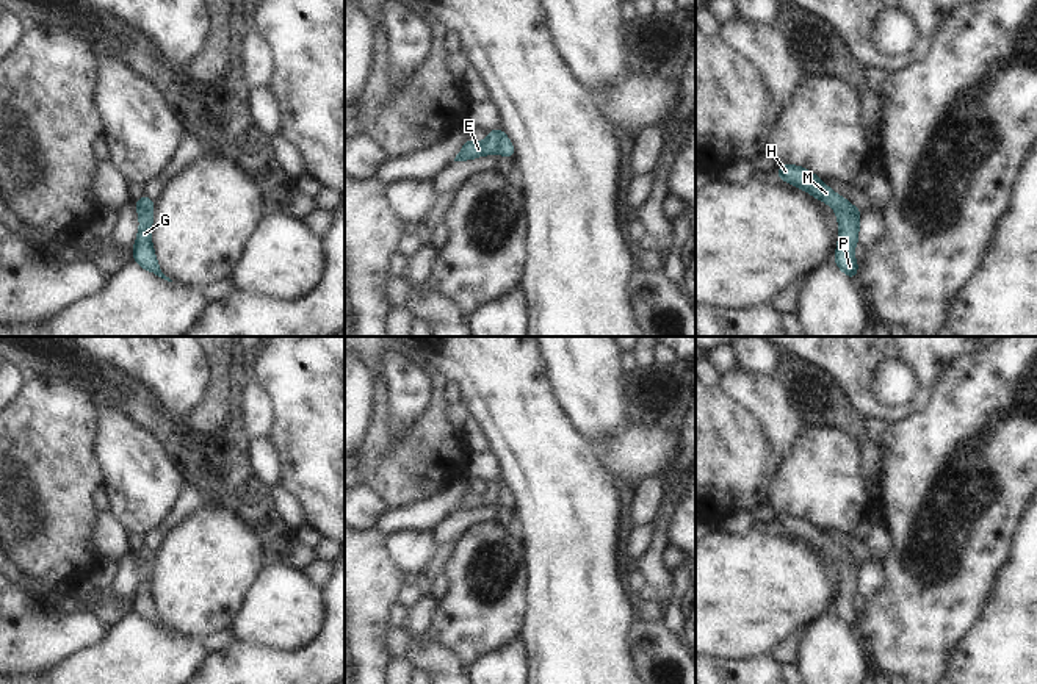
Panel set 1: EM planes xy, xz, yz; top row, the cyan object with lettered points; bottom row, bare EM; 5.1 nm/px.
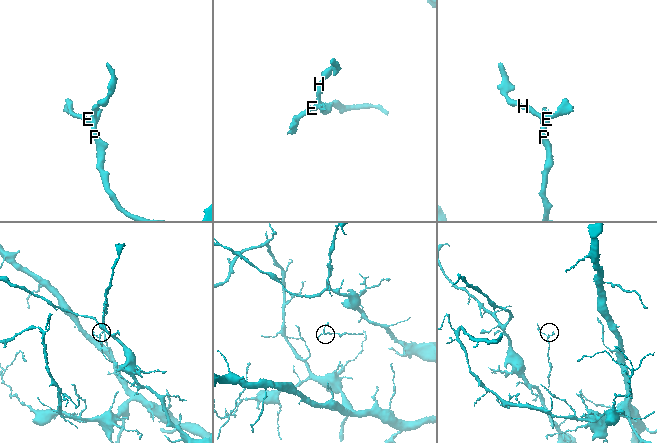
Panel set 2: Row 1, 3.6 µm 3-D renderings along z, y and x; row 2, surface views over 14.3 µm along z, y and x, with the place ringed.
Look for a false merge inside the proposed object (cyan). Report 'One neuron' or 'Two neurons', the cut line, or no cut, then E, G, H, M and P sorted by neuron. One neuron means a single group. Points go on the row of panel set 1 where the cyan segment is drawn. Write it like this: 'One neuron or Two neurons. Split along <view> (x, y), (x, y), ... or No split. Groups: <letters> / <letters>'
Two neurons. Split along xz (502, 130), (497, 151). Groups: E H M / G P

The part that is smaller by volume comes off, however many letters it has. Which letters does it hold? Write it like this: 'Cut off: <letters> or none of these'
Cut off: G, P

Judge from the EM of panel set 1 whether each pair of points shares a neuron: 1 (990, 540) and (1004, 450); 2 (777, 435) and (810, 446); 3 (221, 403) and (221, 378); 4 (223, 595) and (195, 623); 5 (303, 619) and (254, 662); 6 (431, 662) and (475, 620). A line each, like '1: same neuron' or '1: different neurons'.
1: same neuron
2: different neurons
3: same neuron
4: same neuron
5: different neurons
6: different neurons

